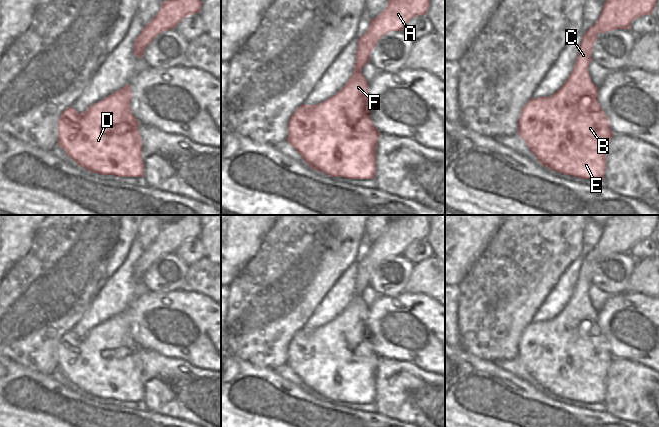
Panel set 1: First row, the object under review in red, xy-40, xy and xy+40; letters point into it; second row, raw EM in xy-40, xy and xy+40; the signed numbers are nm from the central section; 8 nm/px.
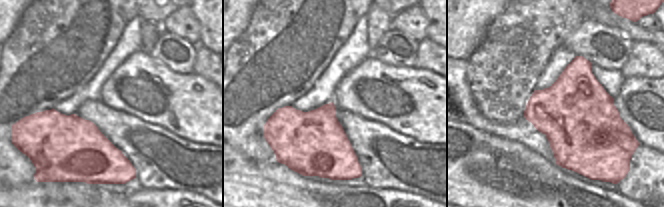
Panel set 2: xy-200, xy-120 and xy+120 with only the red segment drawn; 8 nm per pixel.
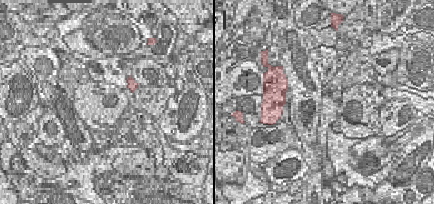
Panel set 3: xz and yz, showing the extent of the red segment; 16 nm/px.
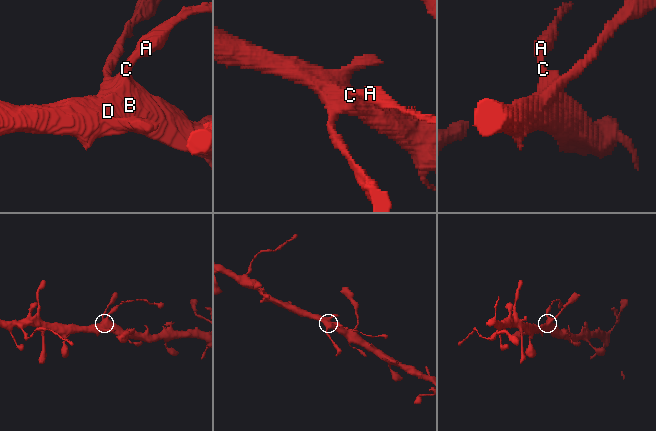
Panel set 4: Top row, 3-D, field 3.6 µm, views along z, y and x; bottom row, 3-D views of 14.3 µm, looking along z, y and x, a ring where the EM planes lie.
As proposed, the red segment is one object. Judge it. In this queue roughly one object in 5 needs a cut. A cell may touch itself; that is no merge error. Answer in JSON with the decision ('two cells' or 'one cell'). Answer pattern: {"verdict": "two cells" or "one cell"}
{"verdict": "one cell"}

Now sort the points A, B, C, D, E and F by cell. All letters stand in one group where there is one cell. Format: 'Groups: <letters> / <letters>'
Groups: A B C D E F

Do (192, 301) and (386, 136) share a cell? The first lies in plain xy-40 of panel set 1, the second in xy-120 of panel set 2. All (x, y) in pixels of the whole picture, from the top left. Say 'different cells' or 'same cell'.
different cells

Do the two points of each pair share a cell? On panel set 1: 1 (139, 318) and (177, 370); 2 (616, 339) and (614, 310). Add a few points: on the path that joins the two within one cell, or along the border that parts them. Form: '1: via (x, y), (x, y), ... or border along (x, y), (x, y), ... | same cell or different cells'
1: border along (145, 348), (165, 356), (180, 358), (190, 363) | different cells
2: via (617, 332), (617, 317) | same cell

